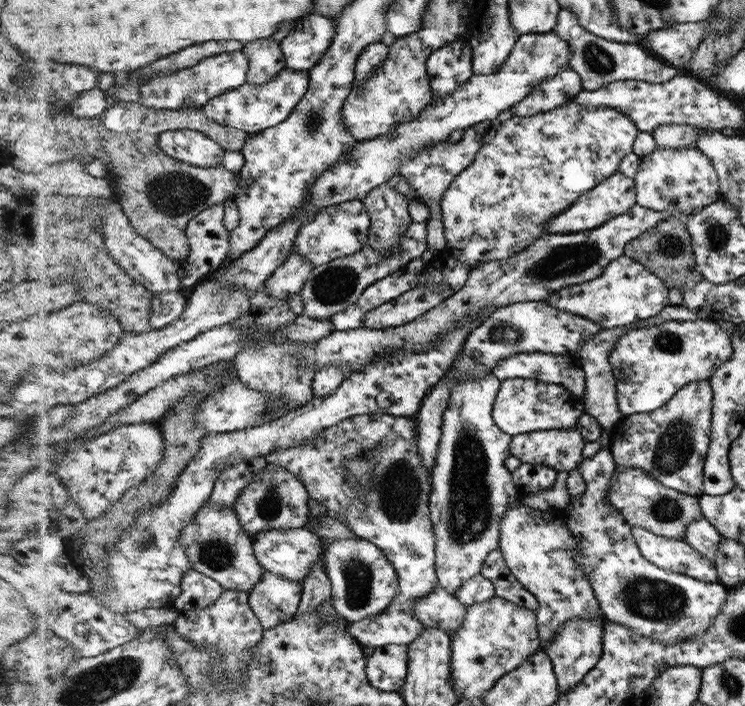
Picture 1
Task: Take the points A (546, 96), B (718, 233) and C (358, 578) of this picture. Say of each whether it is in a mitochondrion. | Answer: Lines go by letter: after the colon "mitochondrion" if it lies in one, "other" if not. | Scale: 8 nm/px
A: other
B: mitochondrion
C: mitochondrion

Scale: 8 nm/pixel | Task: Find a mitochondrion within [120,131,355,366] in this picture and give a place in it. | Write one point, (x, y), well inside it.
(173, 194)

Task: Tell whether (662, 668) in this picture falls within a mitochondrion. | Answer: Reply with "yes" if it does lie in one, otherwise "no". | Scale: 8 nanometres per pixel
no

